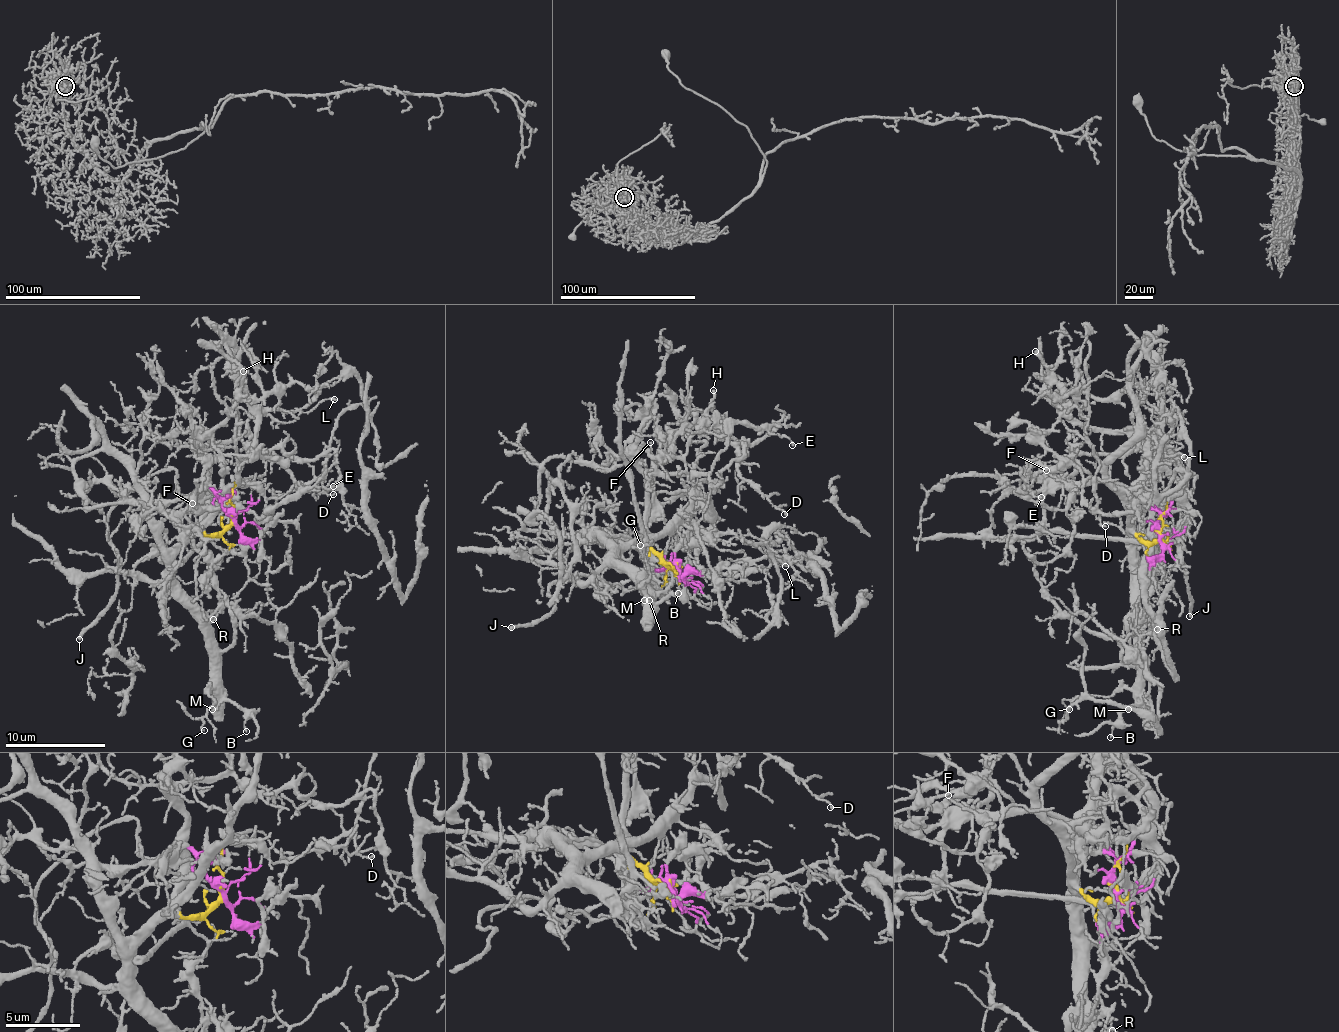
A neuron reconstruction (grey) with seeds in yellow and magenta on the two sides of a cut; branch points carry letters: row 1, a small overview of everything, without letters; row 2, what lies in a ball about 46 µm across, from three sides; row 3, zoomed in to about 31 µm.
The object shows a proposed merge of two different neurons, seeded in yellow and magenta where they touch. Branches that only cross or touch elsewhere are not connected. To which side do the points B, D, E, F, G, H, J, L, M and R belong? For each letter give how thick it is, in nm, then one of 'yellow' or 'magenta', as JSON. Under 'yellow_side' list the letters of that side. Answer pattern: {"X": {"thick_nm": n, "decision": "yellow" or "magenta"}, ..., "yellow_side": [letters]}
{"B": {"thick_nm": 110, "decision": "yellow"}, "D": {"thick_nm": 120, "decision": "magenta"}, "E": {"thick_nm": 100, "decision": "magenta"}, "F": {"thick_nm": 140, "decision": "magenta"}, "G": {"thick_nm": 100, "decision": "yellow"}, "H": {"thick_nm": 240, "decision": "magenta"}, "J": {"thick_nm": 240, "decision": "magenta"}, "L": {"thick_nm": 160, "decision": "magenta"}, "M": {"thick_nm": 140, "decision": "yellow"}, "R": {"thick_nm": 170, "decision": "yellow"}, "yellow_side": ["B", "G", "M", "R"]}

